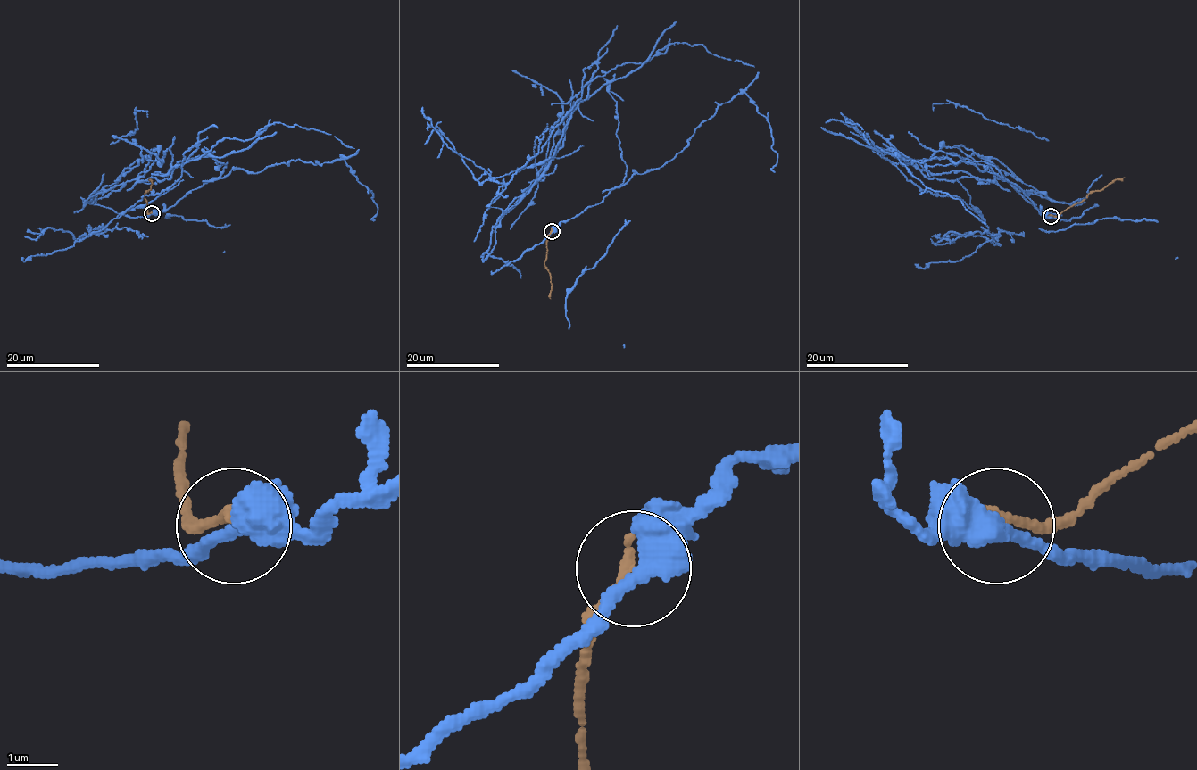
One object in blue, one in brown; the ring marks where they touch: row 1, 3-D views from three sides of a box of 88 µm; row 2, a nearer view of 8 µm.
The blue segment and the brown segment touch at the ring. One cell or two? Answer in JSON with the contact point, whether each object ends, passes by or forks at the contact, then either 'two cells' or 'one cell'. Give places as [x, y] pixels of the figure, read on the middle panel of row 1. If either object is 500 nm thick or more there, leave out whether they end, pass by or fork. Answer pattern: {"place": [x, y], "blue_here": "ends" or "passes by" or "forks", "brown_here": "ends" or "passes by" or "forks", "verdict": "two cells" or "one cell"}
{"place": [552, 231], "blue_here": "passes by", "brown_here": "ends", "verdict": "two cells"}

